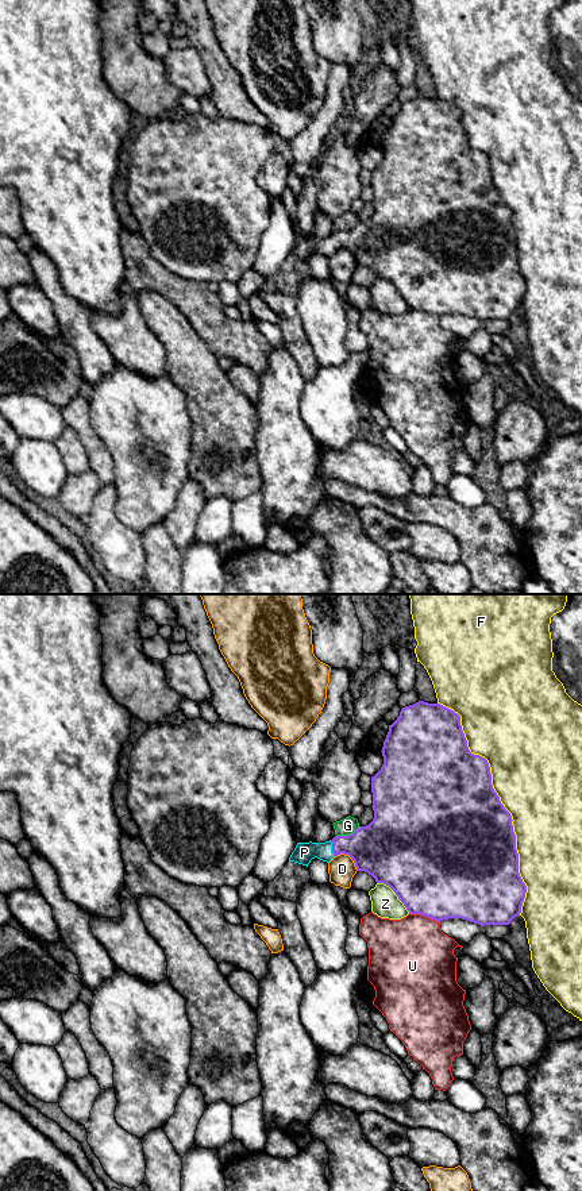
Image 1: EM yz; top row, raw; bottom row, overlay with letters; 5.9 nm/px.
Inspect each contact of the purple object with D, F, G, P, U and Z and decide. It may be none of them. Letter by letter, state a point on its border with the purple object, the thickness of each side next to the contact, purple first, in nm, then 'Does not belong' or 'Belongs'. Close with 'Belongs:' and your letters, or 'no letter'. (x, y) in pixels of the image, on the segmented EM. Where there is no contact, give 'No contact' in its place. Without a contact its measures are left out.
D: Touches purple at yz (349, 855). Thickness 380 nm (purple) against 160 nm. Does not belong
F: Touches purple at yz (500, 801). Thickness 500 nm (purple) against 480 nm. Does not belong
G: Touches purple at yz (349, 835). Thickness 380 nm (purple) against 100 nm. Does not belong
P: Touches purple at yz (332, 848). Thickness 300 nm (purple) against 120 nm. Belongs
U: Touches purple at yz (424, 914). Thickness 500 nm (purple) against 440 nm. Does not belong
Z: Touches purple at yz (396, 894). Thickness 500 nm (purple) against 170 nm. Does not belong
Belongs: P

